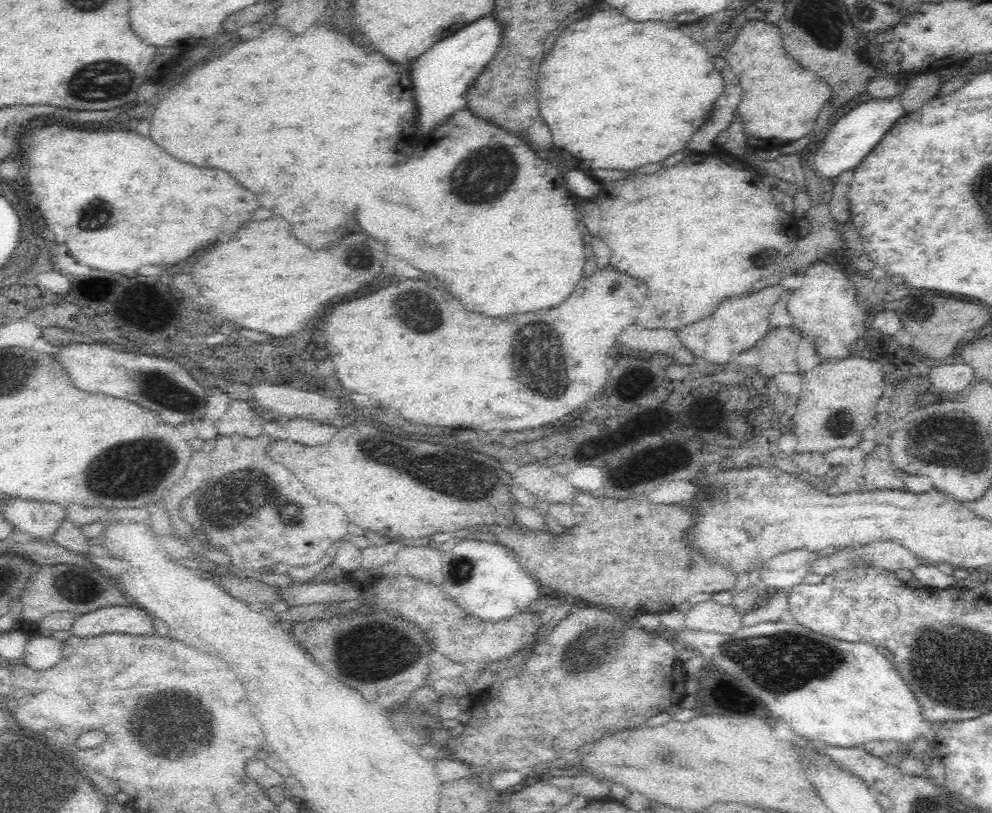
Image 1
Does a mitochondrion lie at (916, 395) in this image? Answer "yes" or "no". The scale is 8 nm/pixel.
no

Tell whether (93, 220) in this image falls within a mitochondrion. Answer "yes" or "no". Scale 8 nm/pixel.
yes

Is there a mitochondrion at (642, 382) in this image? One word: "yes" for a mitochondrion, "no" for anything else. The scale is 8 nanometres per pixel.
no

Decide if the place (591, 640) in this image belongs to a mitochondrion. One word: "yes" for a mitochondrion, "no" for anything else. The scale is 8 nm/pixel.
yes

